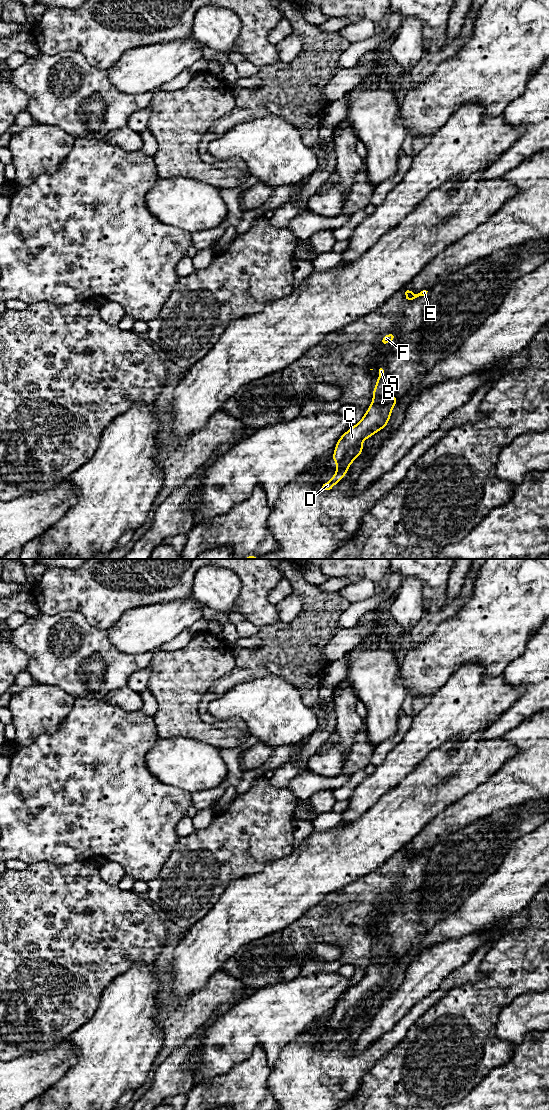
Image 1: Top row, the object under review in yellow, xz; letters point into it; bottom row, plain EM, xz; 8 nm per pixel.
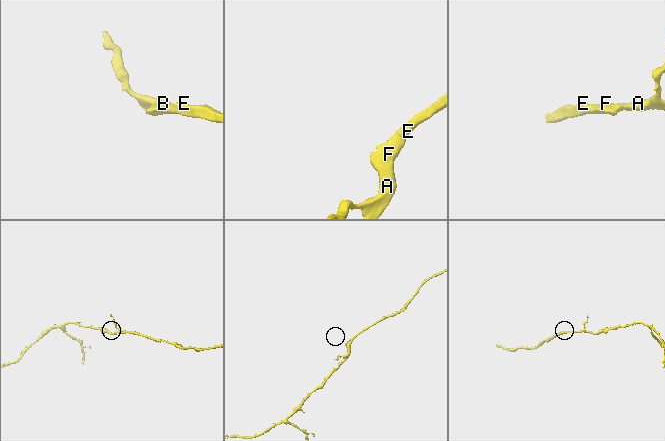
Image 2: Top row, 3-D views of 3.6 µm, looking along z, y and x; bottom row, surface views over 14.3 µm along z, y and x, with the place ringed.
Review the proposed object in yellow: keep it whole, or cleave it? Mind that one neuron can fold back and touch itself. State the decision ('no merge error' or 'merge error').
no merge error

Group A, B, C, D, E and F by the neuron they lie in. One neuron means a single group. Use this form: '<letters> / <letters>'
A B C D E F

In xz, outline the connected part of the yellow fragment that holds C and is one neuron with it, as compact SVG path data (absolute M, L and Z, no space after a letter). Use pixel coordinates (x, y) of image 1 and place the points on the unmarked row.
M379 929L373 959L363 978L348 989L337 1001L332 1021L337 1023L336 1032L328 1043L323 1044L324 1050L332 1049L348 1032L348 1028L362 1013L362 1002L388 985L392 968L398 958L388 950L388 942L384 939L384 930Z

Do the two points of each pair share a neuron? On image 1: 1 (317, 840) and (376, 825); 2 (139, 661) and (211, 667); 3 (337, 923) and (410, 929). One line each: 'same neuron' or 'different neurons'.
1: same neuron
2: different neurons
3: same neuron

